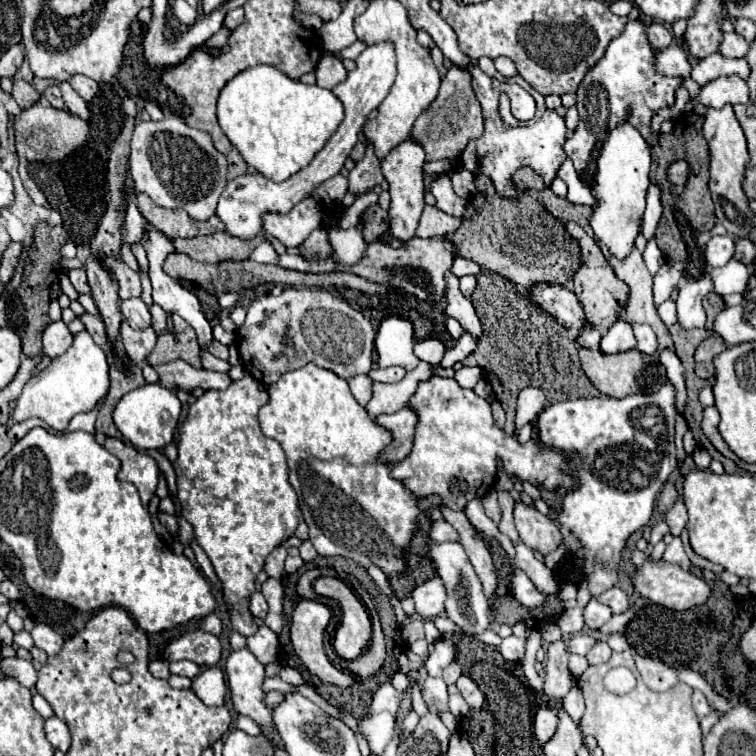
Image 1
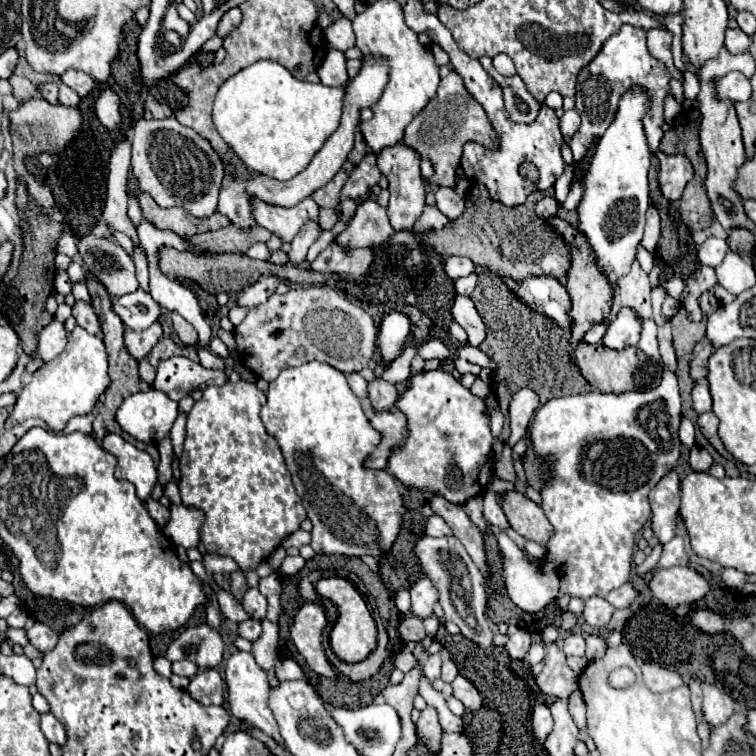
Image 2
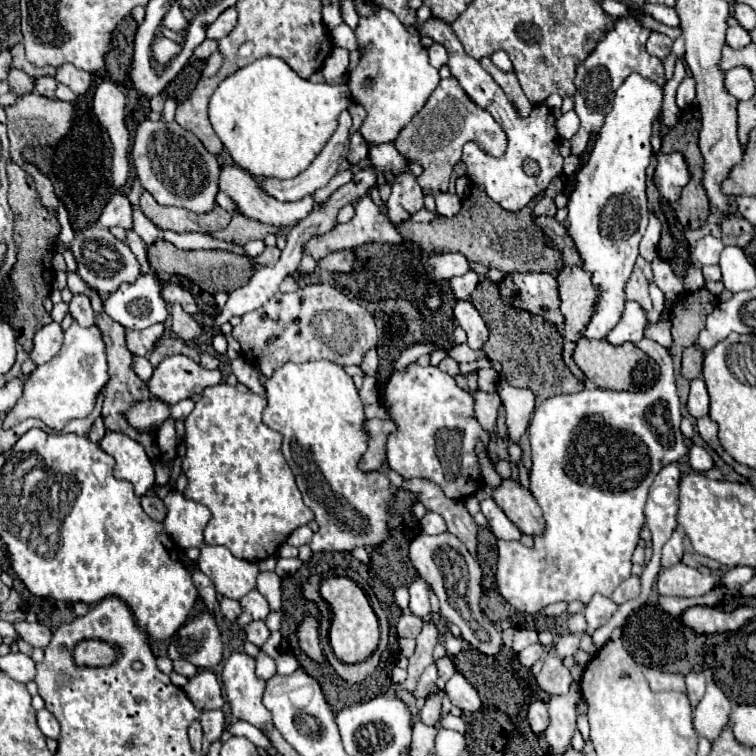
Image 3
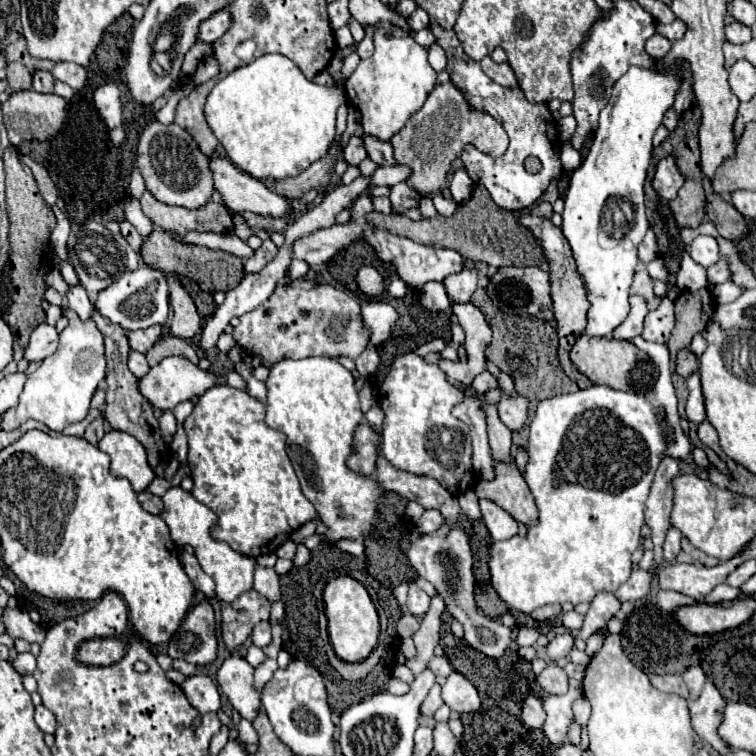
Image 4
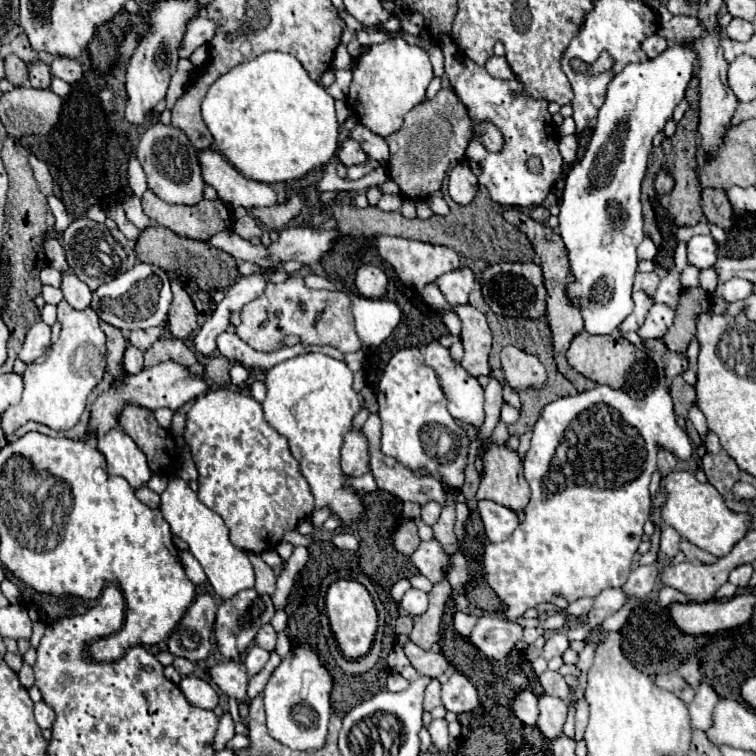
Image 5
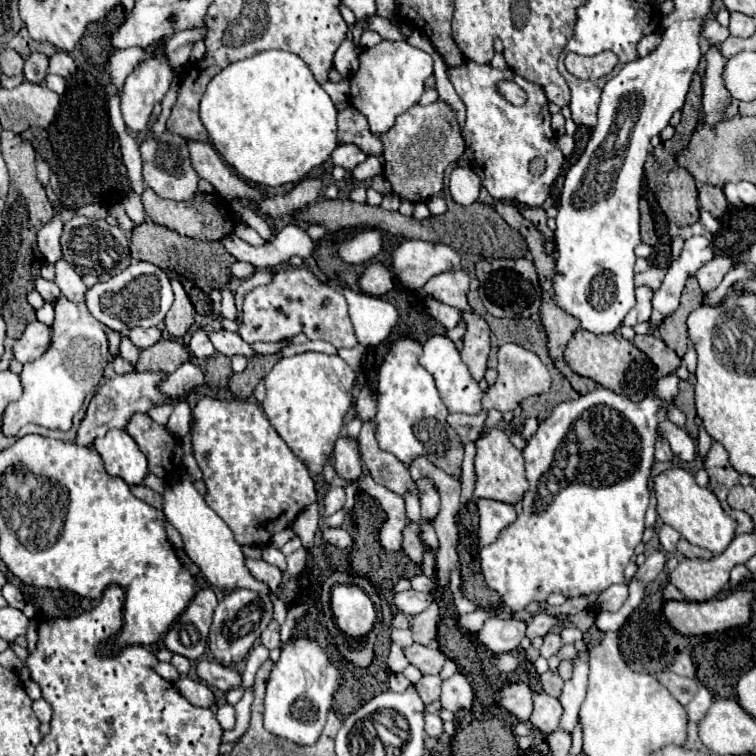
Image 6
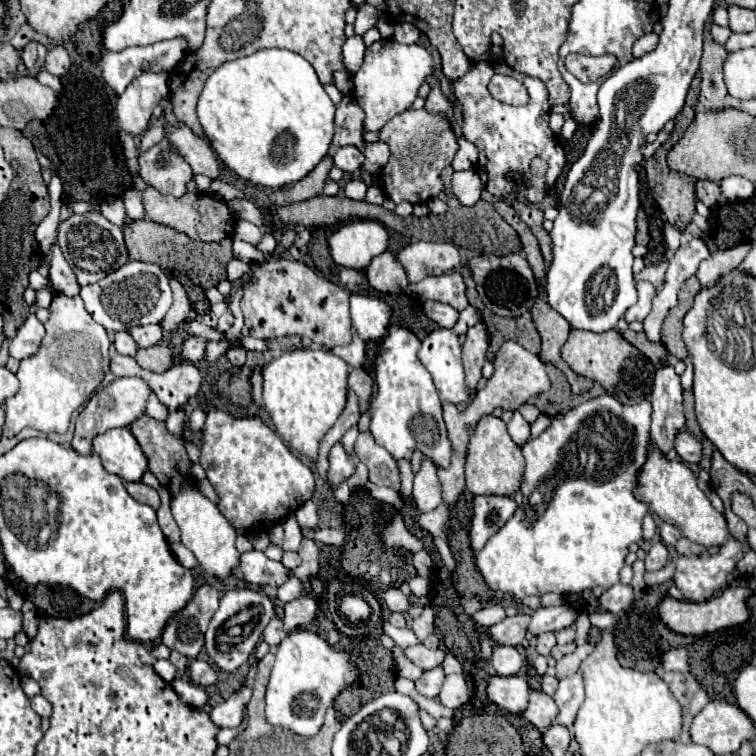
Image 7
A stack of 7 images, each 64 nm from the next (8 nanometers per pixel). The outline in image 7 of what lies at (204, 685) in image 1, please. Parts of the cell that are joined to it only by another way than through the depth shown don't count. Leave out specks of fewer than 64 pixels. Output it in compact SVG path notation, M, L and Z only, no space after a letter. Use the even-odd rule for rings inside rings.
M176 678L172 682L172 688L174 692L190 706L194 708L200 708L200 706L206 706L208 704L208 692L204 686L198 686L198 684L192 684L188 680L182 680L182 678Z

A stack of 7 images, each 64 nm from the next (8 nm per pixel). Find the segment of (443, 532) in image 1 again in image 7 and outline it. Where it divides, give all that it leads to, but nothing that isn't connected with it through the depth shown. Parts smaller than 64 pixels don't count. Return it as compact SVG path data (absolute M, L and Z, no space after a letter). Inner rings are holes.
M424 458L422 468L414 478L414 500L420 512L430 512L442 504L436 466L428 458Z

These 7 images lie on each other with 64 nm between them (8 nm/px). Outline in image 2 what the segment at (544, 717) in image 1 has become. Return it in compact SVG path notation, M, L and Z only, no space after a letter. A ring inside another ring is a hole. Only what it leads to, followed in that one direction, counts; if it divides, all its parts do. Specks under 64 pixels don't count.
M541 703L535 704L532 709L534 737L538 738L540 742L544 742L546 736L552 732L552 726L554 726L554 720L552 720L549 707Z

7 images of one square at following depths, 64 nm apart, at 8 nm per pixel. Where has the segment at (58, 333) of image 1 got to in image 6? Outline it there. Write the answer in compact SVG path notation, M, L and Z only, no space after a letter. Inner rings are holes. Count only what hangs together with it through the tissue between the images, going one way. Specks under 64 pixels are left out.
M30 322L22 334L22 338L14 344L14 358L22 364L32 362L44 354L50 344L50 328L42 322Z

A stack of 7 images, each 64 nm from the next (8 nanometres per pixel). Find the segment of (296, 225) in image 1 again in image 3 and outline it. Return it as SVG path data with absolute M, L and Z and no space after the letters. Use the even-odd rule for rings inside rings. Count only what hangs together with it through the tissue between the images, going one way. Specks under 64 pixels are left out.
M222 166L222 174L220 174L220 190L224 190L240 208L240 212L248 218L254 218L262 224L272 224L276 228L292 228L296 226L300 220L304 220L312 210L314 210L314 200L312 196L306 196L298 202L278 202L276 198L268 196L260 186L258 182L242 168L236 168L236 166Z

